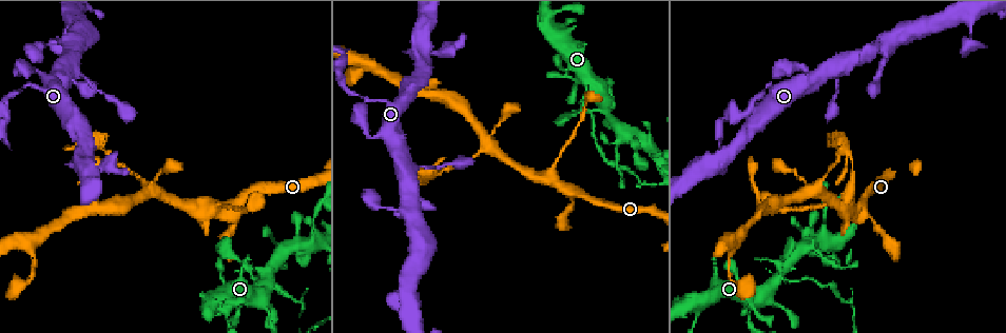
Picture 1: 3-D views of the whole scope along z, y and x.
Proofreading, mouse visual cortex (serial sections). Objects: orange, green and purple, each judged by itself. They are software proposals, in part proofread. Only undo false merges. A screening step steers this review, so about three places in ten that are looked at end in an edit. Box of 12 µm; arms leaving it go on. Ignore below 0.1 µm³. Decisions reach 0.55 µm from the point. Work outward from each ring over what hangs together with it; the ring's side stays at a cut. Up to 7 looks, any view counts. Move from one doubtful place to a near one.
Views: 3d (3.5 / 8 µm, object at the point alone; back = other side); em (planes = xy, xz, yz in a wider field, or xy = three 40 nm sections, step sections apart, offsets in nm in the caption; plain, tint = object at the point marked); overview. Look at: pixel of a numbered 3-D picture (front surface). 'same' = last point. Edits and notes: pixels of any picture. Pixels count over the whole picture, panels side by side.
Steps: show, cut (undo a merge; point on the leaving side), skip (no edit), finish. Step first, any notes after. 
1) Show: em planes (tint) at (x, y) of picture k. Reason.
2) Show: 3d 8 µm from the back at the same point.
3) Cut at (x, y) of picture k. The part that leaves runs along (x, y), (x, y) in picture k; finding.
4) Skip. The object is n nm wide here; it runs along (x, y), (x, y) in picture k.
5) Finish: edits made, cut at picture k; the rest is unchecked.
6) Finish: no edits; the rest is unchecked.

Show: 3d 3.5 µm from the back at (137, 175) of picture 1. Calibre changes.

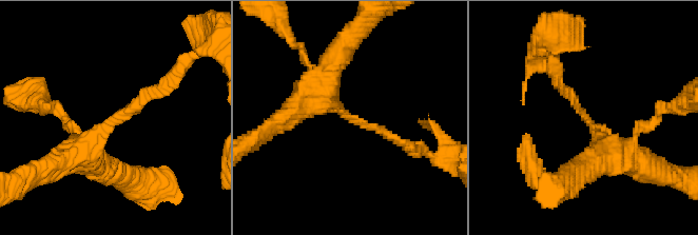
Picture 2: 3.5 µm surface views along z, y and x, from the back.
Show: em planes (tint) at (354, 119) of picture 2. The arms are 150, 400 nm wide; shape alone is not enough.

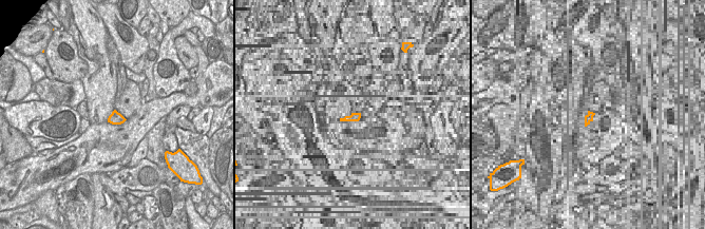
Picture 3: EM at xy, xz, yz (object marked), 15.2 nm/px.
Skip. It runs along (70, 155), (115, 116), (173, 80) in picture 2; one cell here.

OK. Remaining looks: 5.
Show: 3d 3.5 µm at (777, 275) of picture 1. Sharp bend.

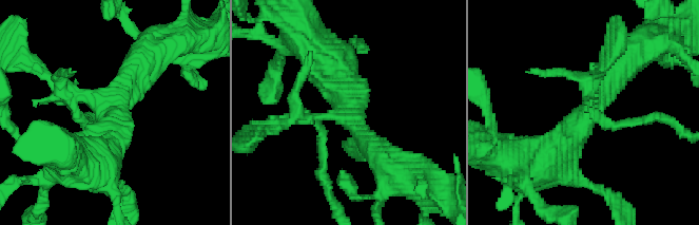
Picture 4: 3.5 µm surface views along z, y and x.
Show: em xy step 2 (plain) at (342, 114) of picture 4. 3 arms meet here; the arms are 200, 300, 600 nm wide.

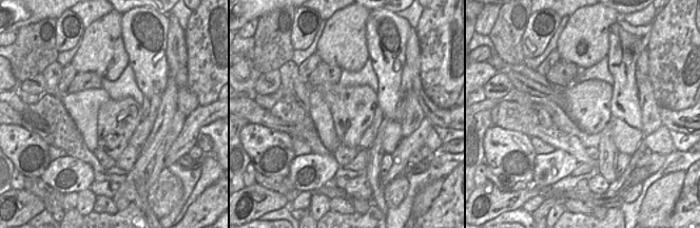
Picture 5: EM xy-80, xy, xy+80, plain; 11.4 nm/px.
Show: em xy step 2 (tint) at the same point. Where the object lies.

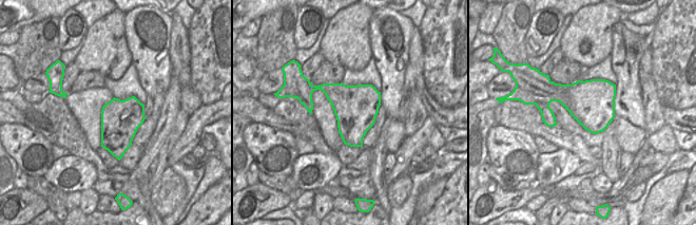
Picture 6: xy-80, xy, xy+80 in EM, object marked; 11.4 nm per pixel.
Skip. It runs along (540, 163), (548, 160), (626, 62) in picture 4; all the same cell.

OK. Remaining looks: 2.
Show: 3d 3.5 µm at (638, 179) of picture 1. Sudden change in width.

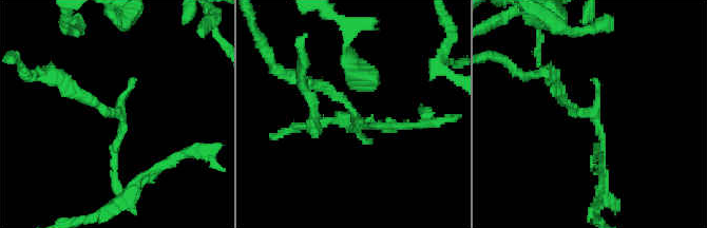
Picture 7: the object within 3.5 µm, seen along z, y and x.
Show: em xy step 1 (tint) at (356, 113) of picture 7.

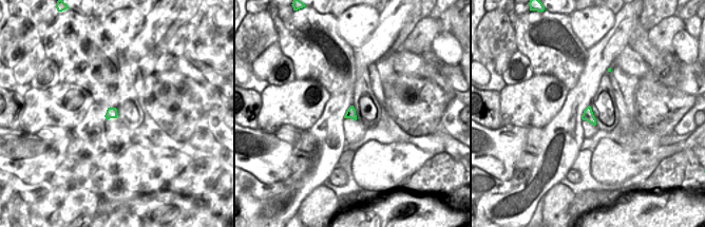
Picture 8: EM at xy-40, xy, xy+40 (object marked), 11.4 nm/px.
Skip. The object is 120 nm wide here; it runs along (70, 86), (118, 112), (118, 183) in picture 7; all the same cell.

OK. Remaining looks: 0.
Finish: no edits; the rest is unchecked.

